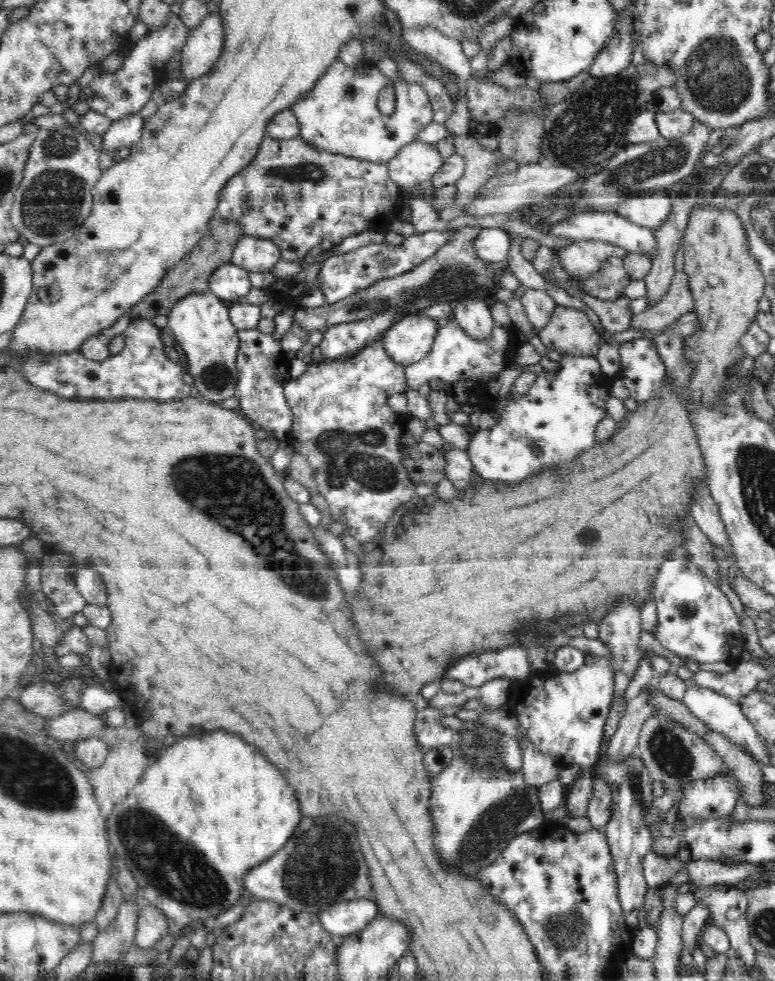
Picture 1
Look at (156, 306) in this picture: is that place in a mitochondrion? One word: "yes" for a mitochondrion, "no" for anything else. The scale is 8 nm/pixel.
no

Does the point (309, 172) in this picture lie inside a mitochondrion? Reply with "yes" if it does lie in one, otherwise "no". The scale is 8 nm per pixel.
yes

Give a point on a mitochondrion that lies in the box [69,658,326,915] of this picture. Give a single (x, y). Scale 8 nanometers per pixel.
(162, 857)

